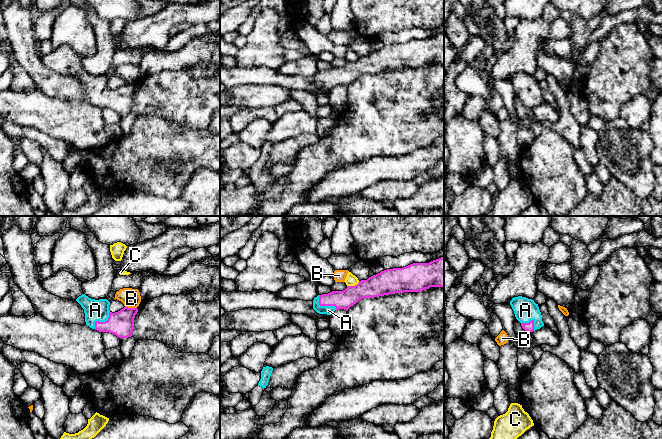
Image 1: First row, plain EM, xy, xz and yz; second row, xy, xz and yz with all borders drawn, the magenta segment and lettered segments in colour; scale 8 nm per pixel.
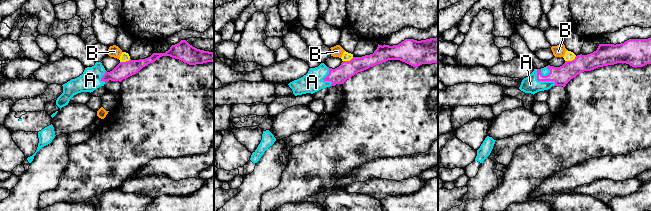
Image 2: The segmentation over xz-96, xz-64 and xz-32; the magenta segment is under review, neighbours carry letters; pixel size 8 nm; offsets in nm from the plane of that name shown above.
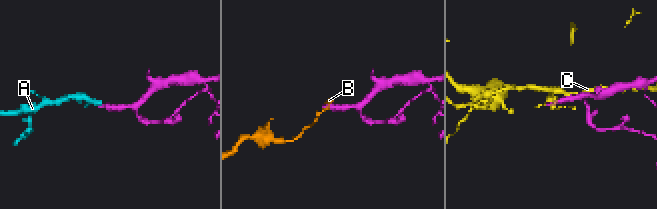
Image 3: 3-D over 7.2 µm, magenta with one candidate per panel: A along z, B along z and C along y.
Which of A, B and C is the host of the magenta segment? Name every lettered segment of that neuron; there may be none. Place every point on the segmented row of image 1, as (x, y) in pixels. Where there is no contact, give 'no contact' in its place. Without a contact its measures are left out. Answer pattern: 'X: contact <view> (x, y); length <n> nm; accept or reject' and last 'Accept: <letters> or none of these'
A: contact xz (324, 305); length 190 nm; accept
B: contact xy (131, 308); length 100 nm; reject
C: contact xz (353, 286); length 110 nm; reject
Accept: A

